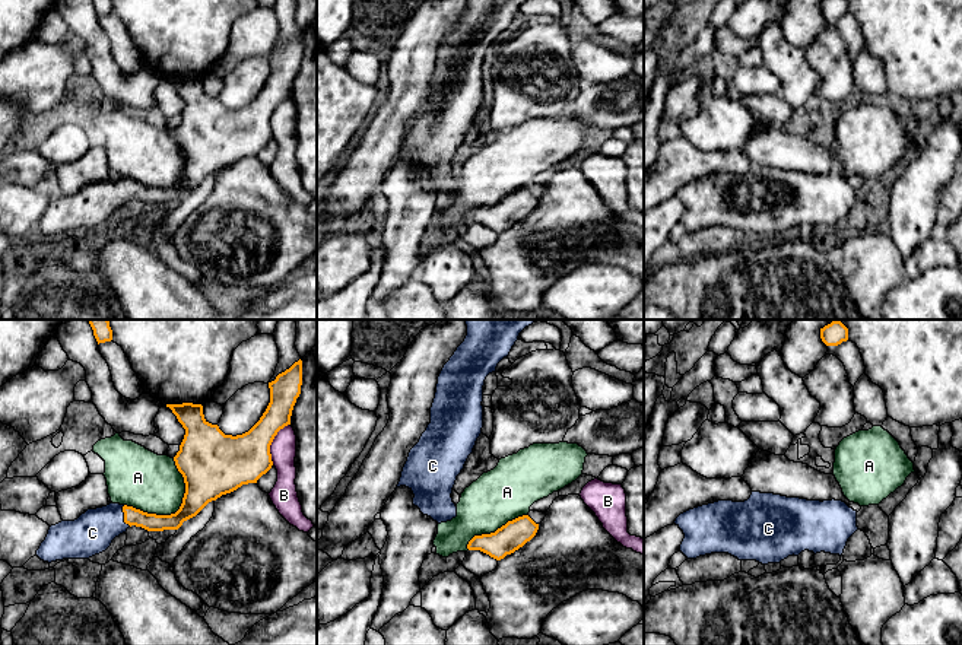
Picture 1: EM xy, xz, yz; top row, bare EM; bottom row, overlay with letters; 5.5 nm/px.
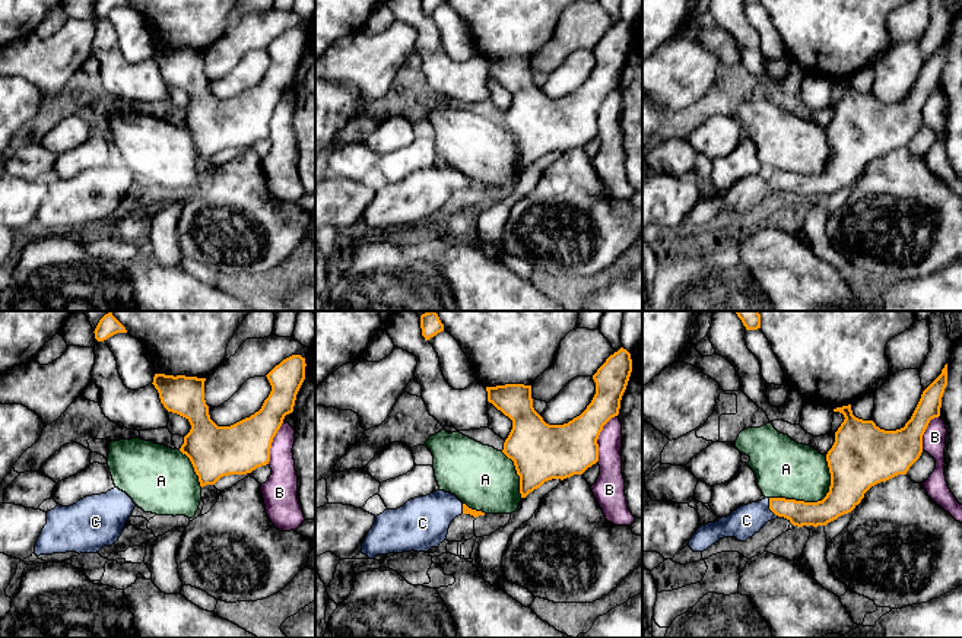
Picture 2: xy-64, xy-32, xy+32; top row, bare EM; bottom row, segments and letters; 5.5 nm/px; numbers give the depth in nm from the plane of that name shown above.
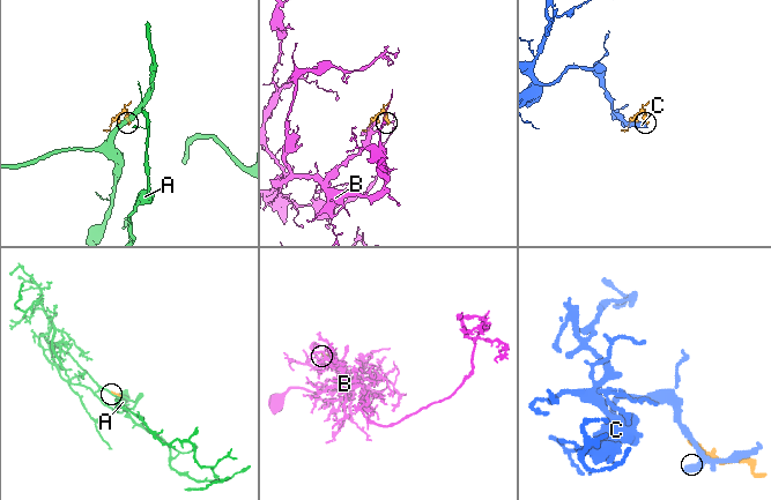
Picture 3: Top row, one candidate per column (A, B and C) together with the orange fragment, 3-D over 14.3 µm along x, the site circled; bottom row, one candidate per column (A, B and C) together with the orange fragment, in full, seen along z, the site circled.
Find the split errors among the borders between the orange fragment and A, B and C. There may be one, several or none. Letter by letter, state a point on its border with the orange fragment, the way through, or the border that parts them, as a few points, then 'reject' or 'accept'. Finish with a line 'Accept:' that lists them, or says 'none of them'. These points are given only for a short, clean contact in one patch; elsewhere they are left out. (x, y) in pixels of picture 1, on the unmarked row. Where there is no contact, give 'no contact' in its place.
A: xy (177, 184) | reject
B: xy (272, 114) | reject
C: xy (124, 190) | across xy (133, 190), (124, 190), (114, 191), (92, 206) | accept
Accept: C

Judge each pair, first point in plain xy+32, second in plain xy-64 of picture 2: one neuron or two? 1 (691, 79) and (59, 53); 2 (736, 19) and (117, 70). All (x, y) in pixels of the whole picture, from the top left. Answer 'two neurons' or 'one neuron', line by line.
1: one neuron
2: one neuron

